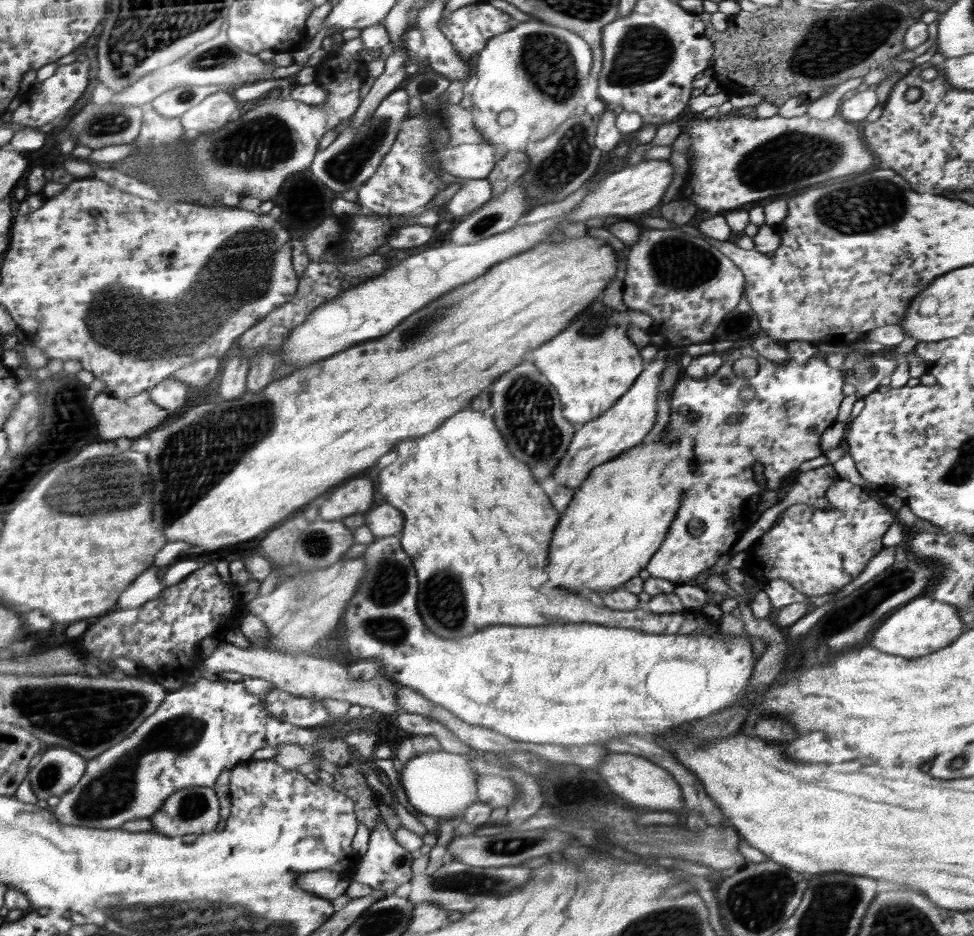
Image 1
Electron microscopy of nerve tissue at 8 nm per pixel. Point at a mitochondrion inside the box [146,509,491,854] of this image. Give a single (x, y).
(387, 586)

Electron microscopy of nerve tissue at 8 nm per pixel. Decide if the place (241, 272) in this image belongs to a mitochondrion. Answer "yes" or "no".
yes

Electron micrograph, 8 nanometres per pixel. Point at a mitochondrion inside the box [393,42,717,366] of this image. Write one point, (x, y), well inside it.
(569, 158)

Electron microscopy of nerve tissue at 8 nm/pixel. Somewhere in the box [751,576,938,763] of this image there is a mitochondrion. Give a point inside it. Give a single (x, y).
(795, 658)

